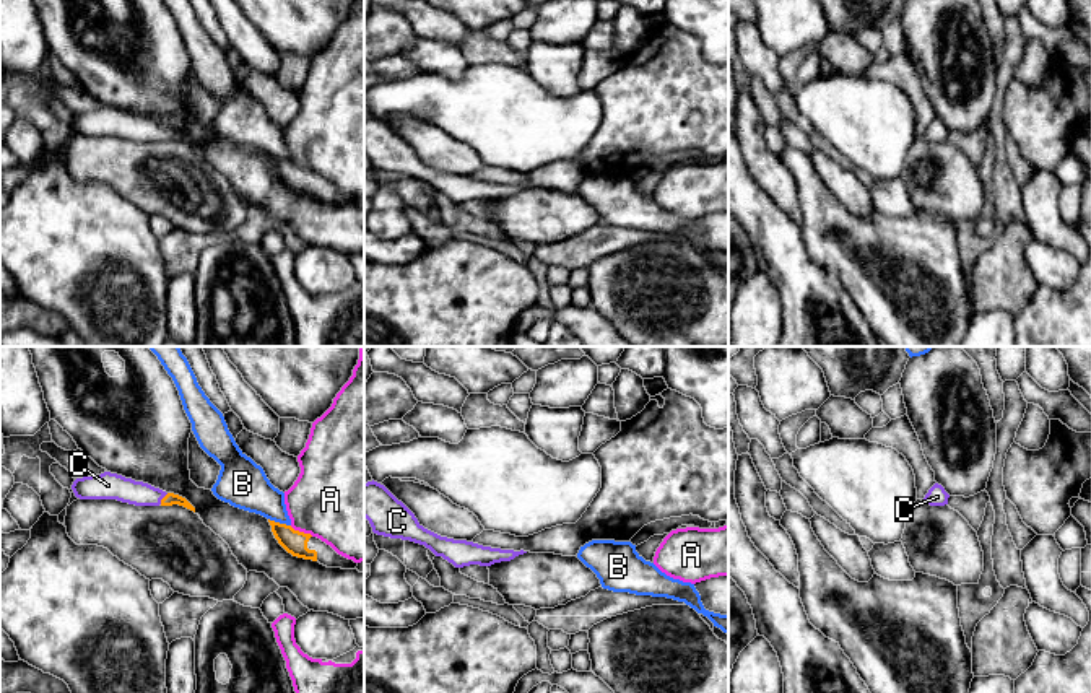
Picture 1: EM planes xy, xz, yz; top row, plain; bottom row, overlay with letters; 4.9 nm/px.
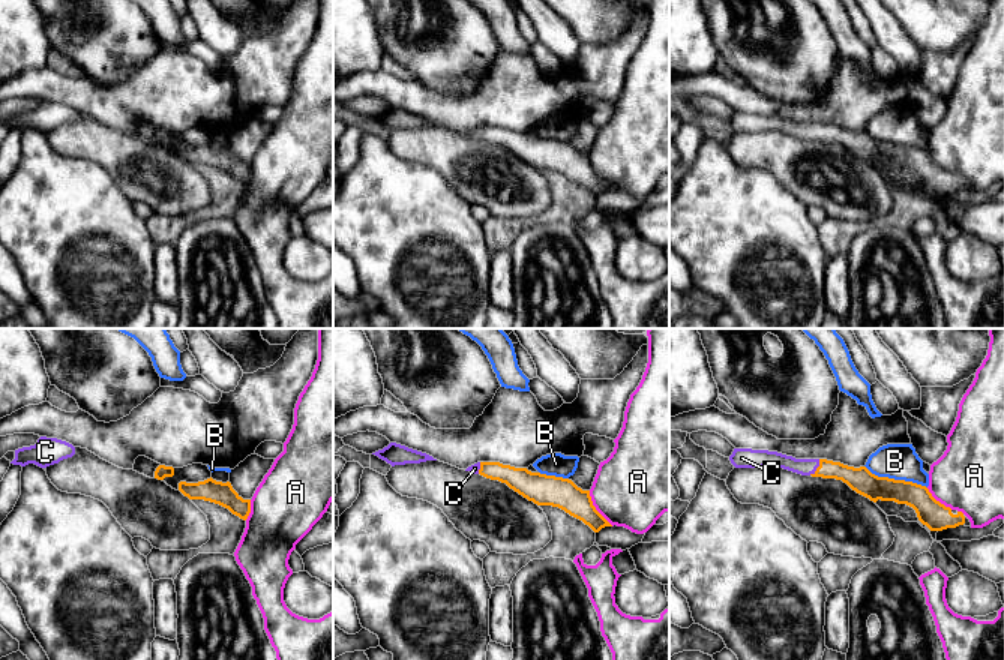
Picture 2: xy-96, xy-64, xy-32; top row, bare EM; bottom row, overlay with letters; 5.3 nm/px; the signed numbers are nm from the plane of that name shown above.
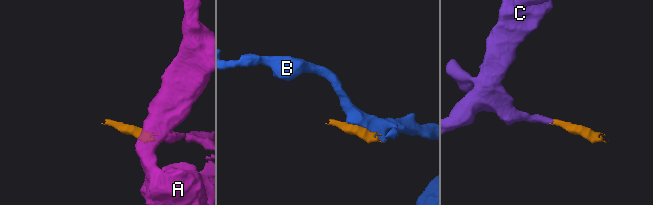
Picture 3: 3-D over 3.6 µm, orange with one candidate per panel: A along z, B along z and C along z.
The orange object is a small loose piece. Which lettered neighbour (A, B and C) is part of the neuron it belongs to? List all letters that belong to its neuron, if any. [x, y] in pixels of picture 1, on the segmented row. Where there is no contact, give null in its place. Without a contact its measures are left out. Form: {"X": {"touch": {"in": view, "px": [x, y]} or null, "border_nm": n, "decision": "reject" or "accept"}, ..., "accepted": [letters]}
{"A": {"touch": {"in": "xy", "px": [301, 532]}, "border_nm": 130, "decision": "reject"}, "B": {"touch": {"in": "xy", "px": [278, 523]}, "border_nm": 120, "decision": "reject"}, "C": {"touch": {"in": "xy", "px": [163, 498]}, "border_nm": 70, "decision": "accept"}, "accepted": ["C"]}

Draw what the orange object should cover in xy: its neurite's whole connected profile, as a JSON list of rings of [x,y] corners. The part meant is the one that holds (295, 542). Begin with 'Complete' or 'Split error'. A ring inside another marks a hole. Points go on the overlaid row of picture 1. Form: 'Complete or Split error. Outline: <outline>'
Split error. Outline: [[[270,521],[278,543],[293,556],[319,561],[327,568],[356,569],[358,563],[338,555],[330,545],[311,534],[294,530],[291,525]]]

